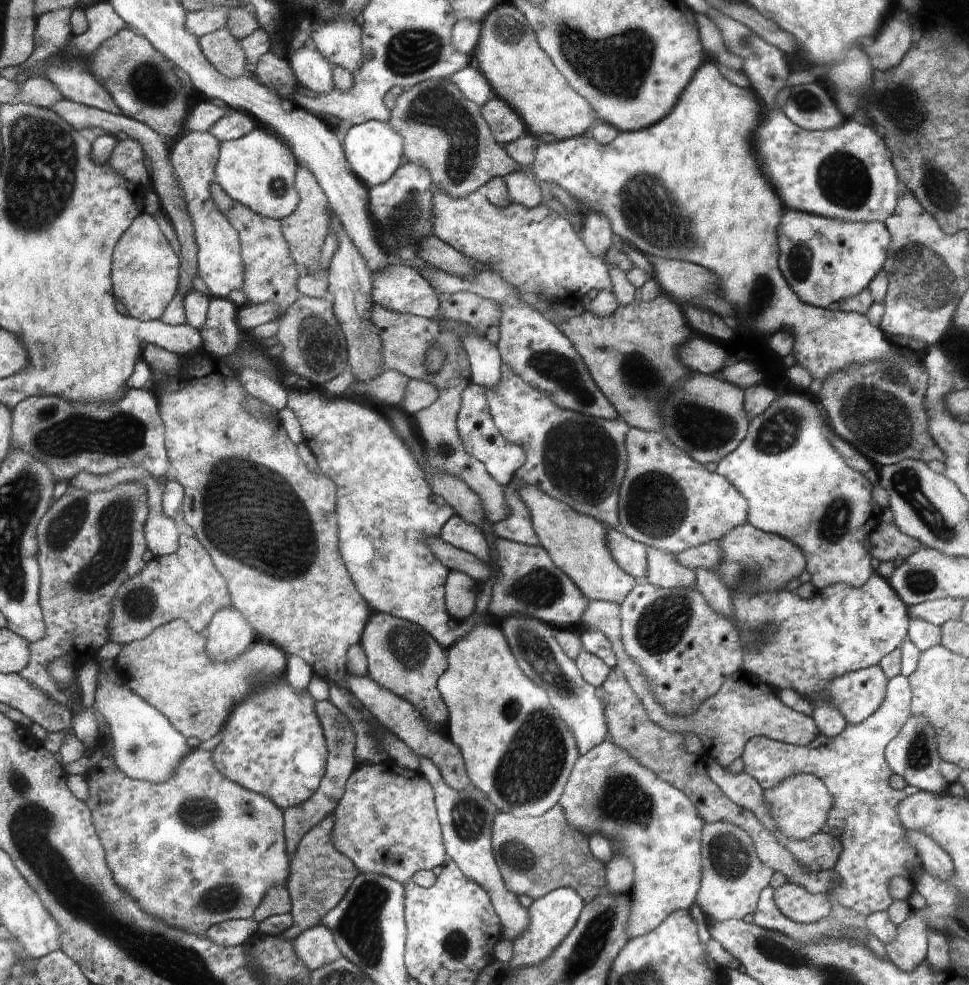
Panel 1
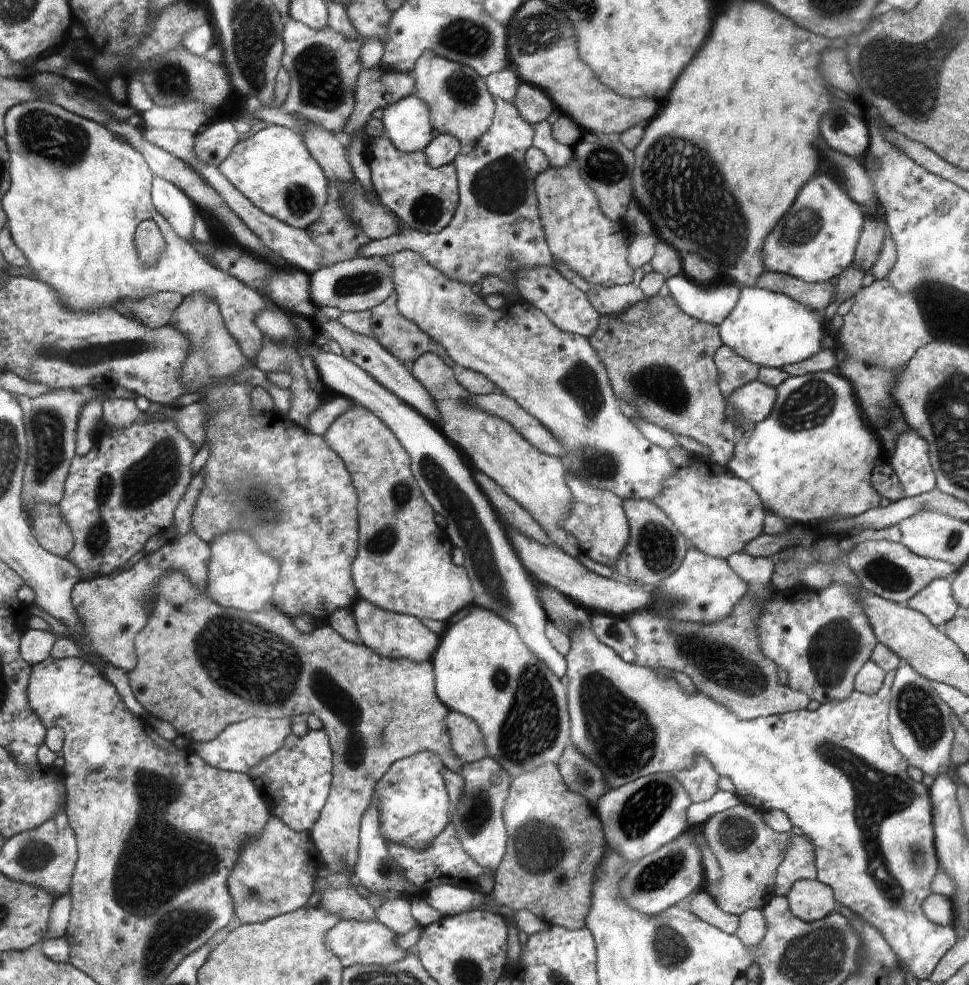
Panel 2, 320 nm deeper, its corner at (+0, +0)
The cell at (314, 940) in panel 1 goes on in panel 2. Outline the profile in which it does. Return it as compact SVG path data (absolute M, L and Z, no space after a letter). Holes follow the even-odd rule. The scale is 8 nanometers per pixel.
M342 919L339 924L332 928L328 932L328 936L325 939L327 947L339 956L344 968L350 965L391 965L399 963L407 956L407 950L396 945L397 936L402 935L394 932L390 927L382 924L378 919L372 920L354 920L354 919Z

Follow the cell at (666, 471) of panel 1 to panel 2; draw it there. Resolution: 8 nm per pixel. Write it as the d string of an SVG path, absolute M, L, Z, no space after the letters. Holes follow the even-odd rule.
M684 448L667 453L679 468L679 476L665 483L665 491L654 502L684 533L690 547L728 560L763 533L766 506L751 484L734 475L727 467L712 462L696 464Z

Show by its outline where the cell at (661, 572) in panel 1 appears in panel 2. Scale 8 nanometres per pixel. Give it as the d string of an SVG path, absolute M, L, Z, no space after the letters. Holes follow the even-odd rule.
M639 498L624 499L623 509L630 532L626 546L615 562L616 575L655 589L660 582L674 575L682 566L690 550L690 542L654 501Z

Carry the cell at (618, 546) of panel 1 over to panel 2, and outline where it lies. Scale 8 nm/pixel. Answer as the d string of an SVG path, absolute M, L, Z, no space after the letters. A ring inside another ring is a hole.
M567 473L567 485L572 493L572 508L561 522L561 527L574 536L582 554L596 562L615 568L615 562L624 550L629 537L629 524L623 509L623 500L613 492L591 487L574 473Z

